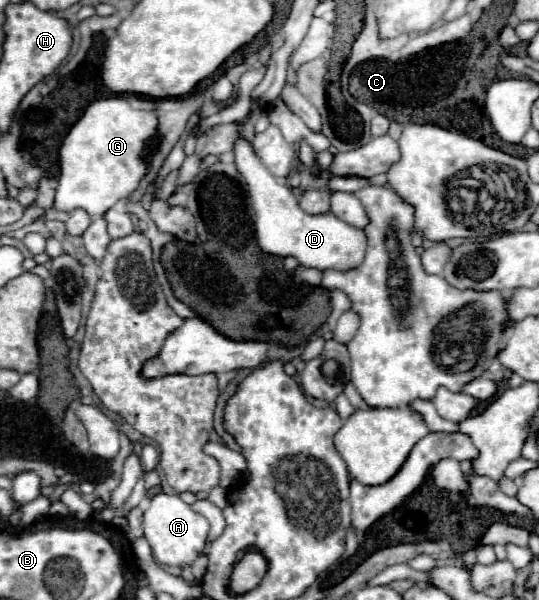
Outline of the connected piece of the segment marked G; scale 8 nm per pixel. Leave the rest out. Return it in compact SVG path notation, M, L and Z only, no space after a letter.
M112 96L92 102L58 150L60 176L54 208L62 212L82 208L92 216L102 216L118 200L126 200L148 170L148 164L140 160L140 152L146 140L156 136L156 126L158 118L152 110L136 110L124 98Z

